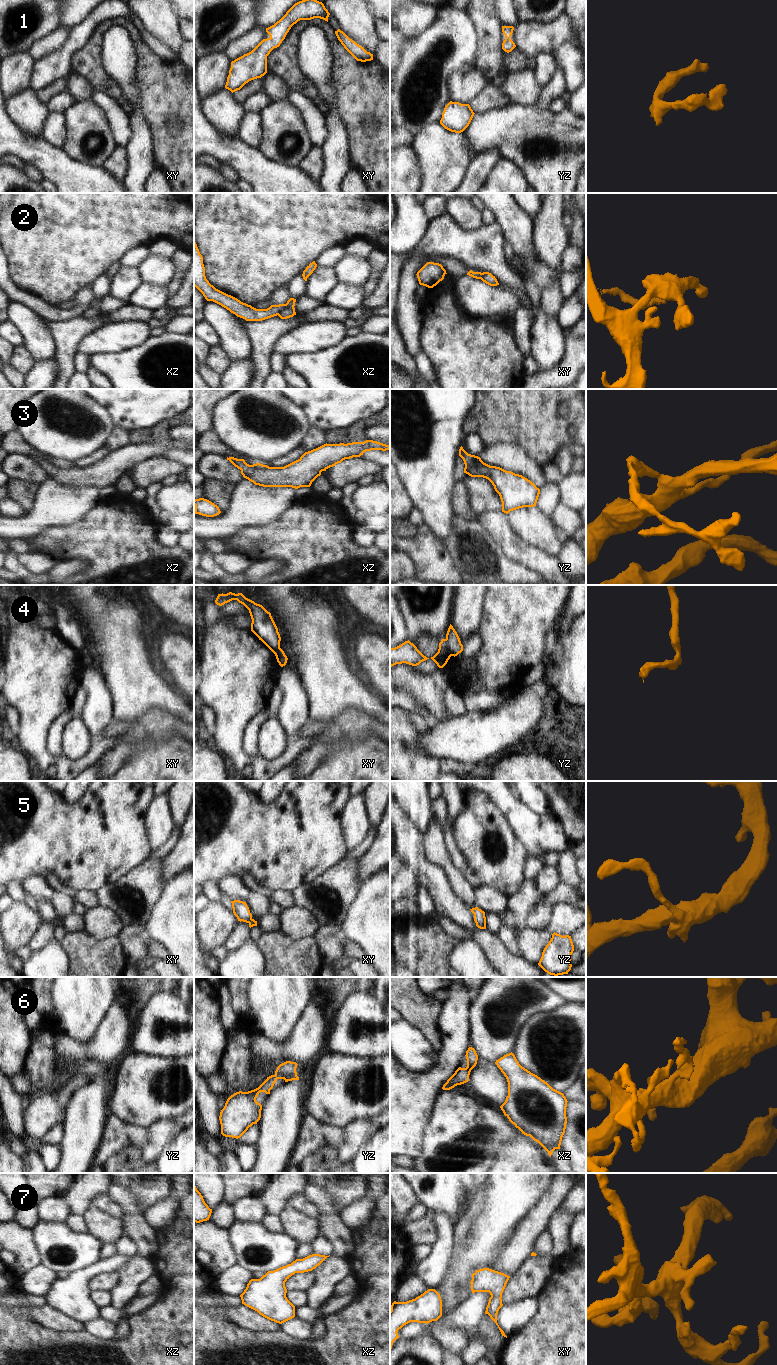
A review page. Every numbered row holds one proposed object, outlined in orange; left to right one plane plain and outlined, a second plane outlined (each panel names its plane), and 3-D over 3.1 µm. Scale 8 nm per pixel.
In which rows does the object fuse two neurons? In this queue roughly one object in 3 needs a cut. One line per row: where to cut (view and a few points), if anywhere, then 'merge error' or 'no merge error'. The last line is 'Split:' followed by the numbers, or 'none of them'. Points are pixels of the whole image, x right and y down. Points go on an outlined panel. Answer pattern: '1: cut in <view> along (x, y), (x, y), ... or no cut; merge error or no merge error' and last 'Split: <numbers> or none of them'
1: no cut; no merge error
2: cut in xz along (285, 304), (285, 307), (277, 314); merge error
3: no cut; no merge error
4: cut in yz along (445, 639), (447, 648), (452, 655); merge error
5: no cut; no merge error
6: no cut; no merge error
7: no cut; no merge error
Split: 2, 4

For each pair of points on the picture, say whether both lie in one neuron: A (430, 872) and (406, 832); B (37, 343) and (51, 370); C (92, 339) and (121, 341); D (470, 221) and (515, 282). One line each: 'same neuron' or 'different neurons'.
A: same neuron
B: different neurons
C: same neuron
D: different neurons

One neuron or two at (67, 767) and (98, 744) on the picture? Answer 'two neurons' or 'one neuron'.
one neuron

